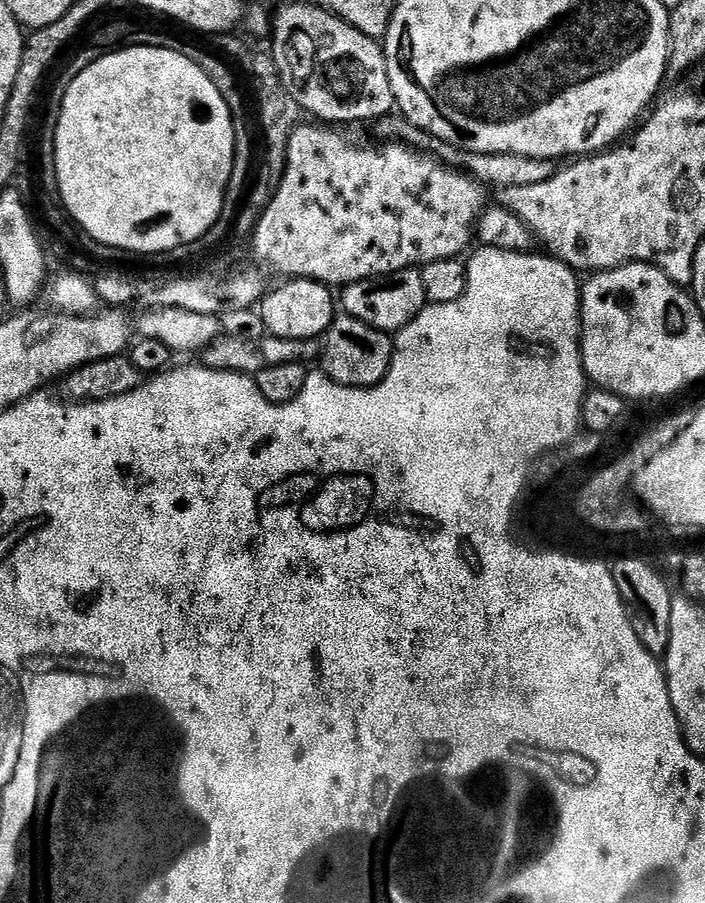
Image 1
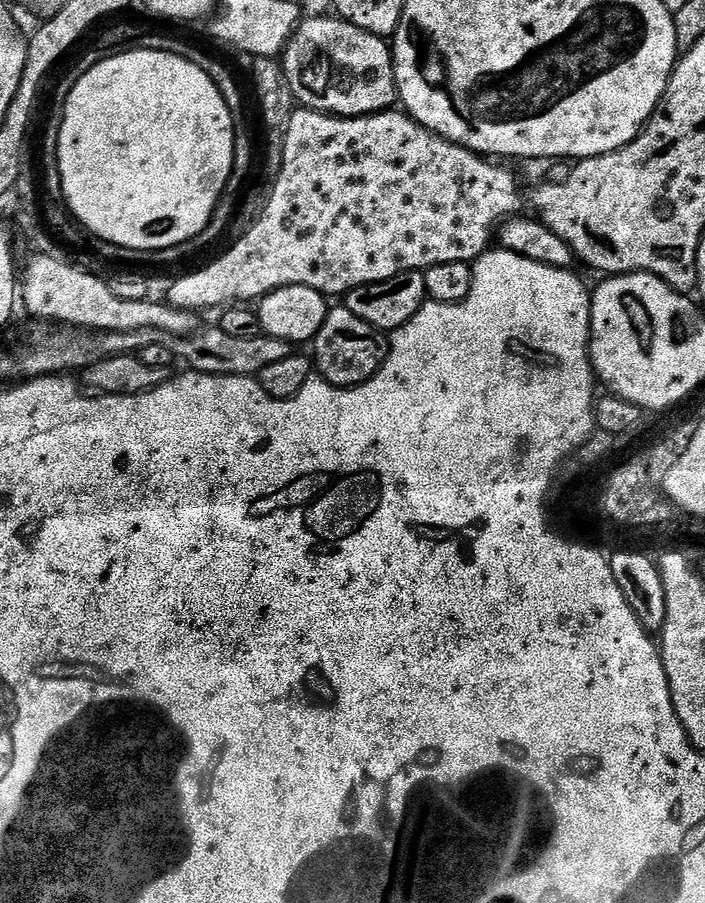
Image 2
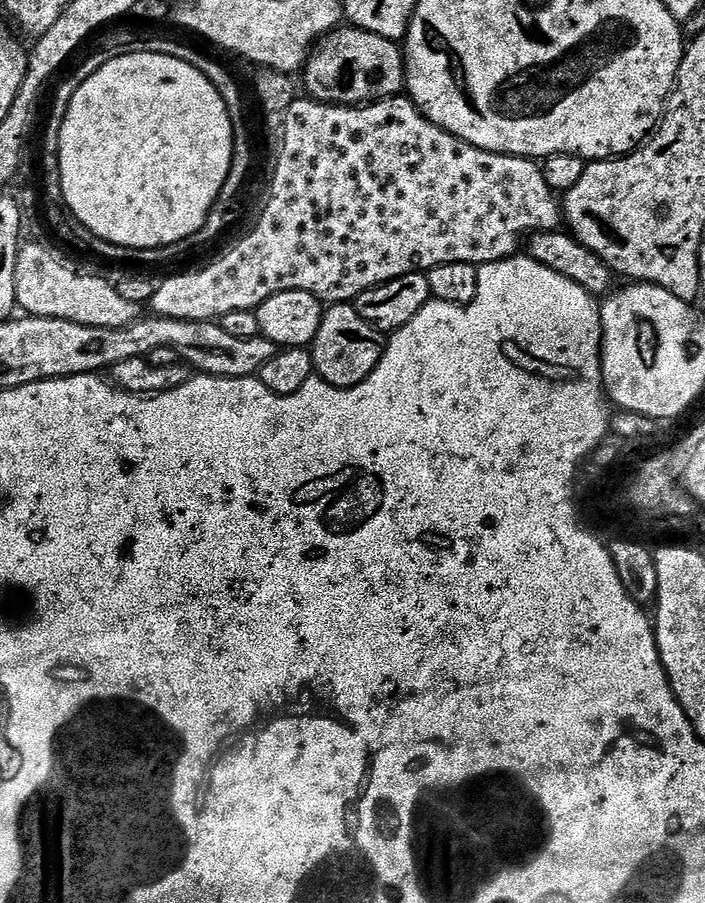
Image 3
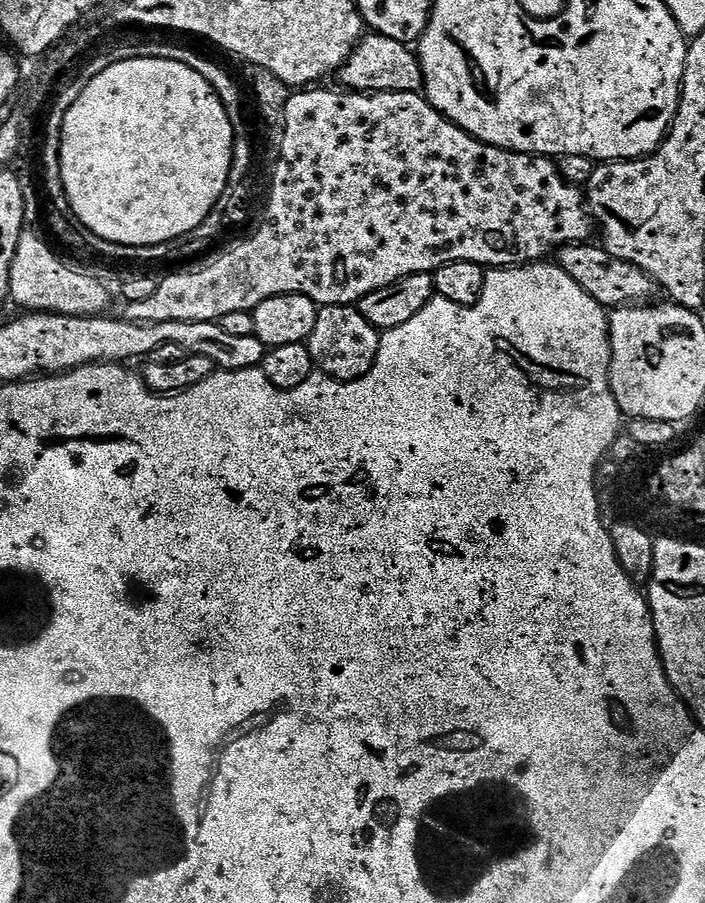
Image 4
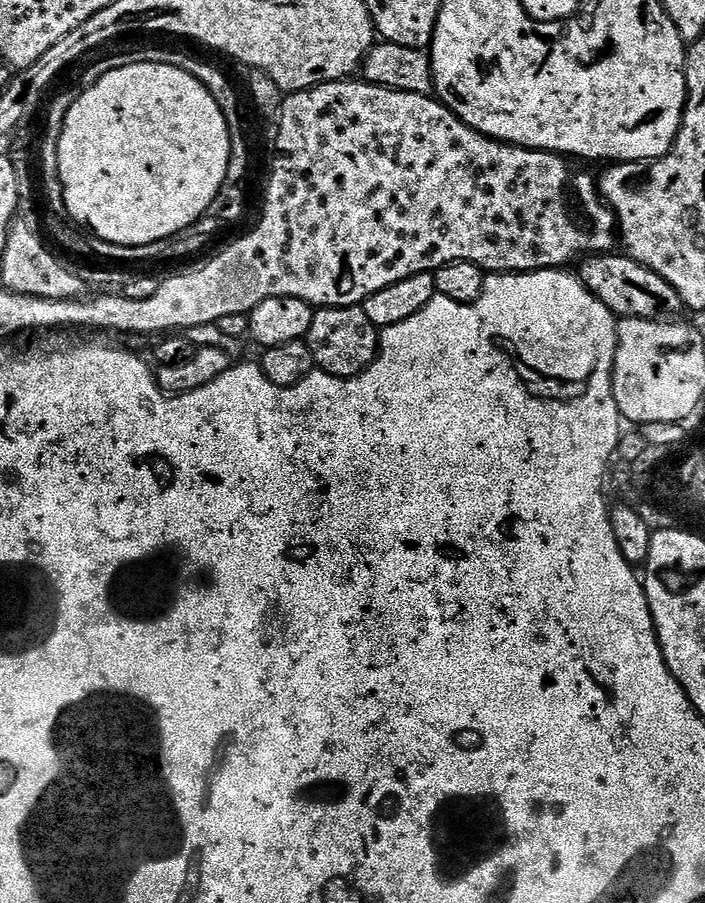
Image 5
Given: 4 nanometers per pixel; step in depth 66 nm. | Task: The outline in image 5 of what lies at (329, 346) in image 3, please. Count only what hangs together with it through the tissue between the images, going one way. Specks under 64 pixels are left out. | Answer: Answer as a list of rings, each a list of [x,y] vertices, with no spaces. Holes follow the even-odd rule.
[[[363,307],[354,308],[322,308],[313,315],[312,325],[306,337],[310,350],[314,354],[314,362],[321,372],[328,372],[331,376],[360,376],[376,361],[376,354],[380,351],[380,332],[366,318]]]

